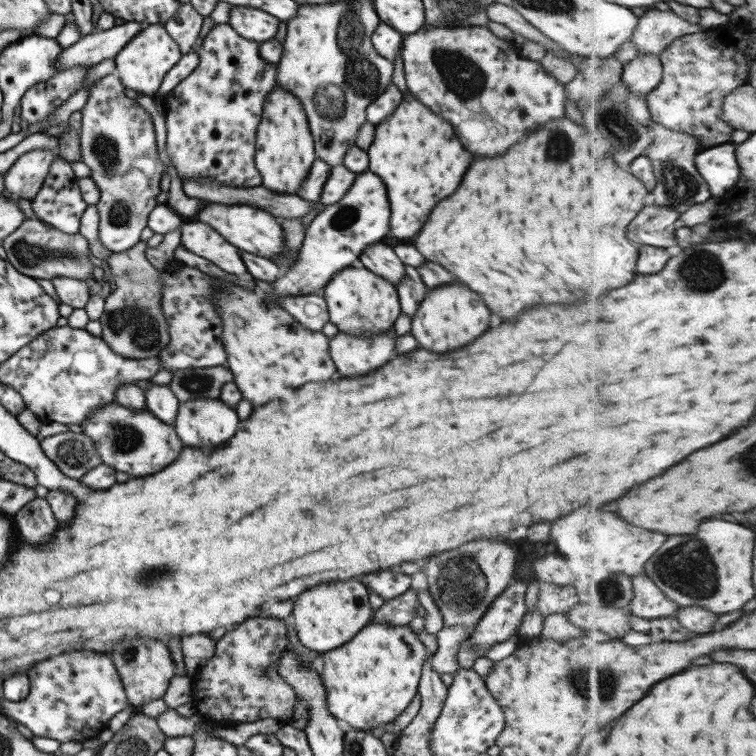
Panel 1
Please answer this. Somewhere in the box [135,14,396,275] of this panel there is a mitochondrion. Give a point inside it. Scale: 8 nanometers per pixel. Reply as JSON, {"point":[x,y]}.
{"point":[341,220]}

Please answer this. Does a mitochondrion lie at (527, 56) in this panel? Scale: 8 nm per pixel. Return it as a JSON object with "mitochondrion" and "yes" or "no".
{"mitochondrion":"no"}

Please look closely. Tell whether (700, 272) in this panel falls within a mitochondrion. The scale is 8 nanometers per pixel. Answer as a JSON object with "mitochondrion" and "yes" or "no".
{"mitochondrion":"yes"}

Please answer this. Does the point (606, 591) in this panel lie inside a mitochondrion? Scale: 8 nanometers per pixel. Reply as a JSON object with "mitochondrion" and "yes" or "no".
{"mitochondrion":"yes"}

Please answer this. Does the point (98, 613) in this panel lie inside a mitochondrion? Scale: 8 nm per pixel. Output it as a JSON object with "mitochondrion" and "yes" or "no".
{"mitochondrion":"no"}

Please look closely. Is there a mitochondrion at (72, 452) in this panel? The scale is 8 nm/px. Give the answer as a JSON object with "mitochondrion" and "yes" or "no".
{"mitochondrion":"yes"}

